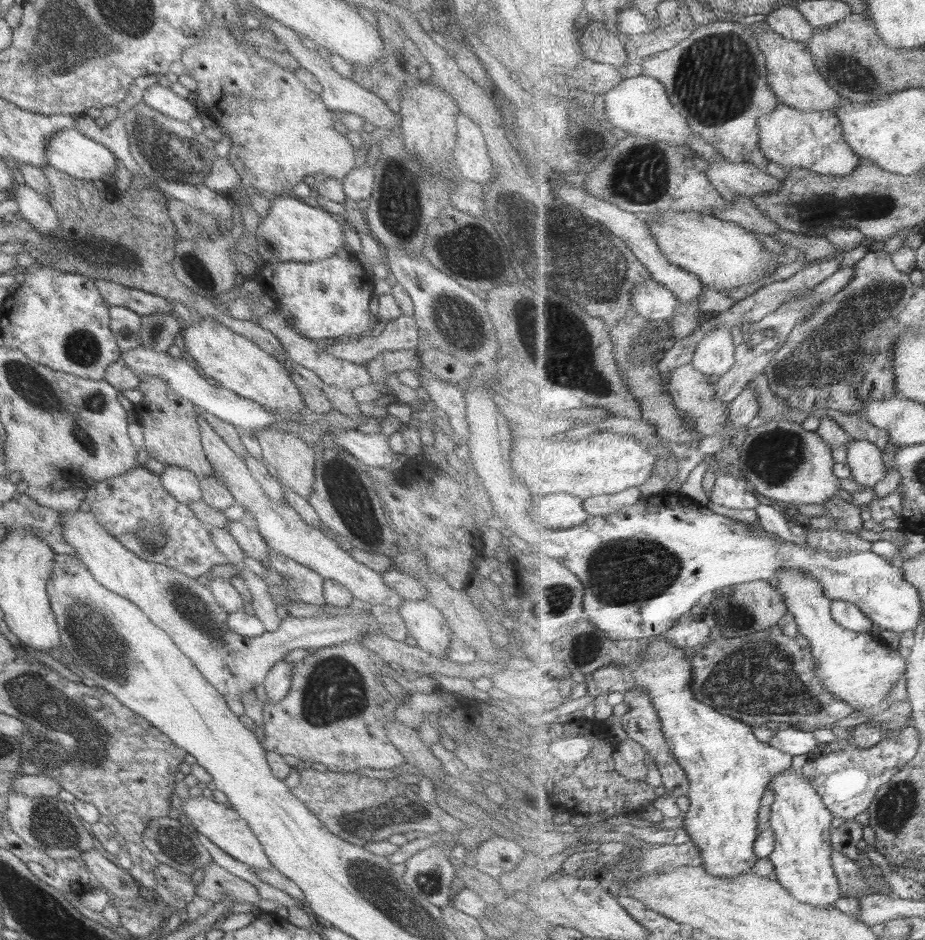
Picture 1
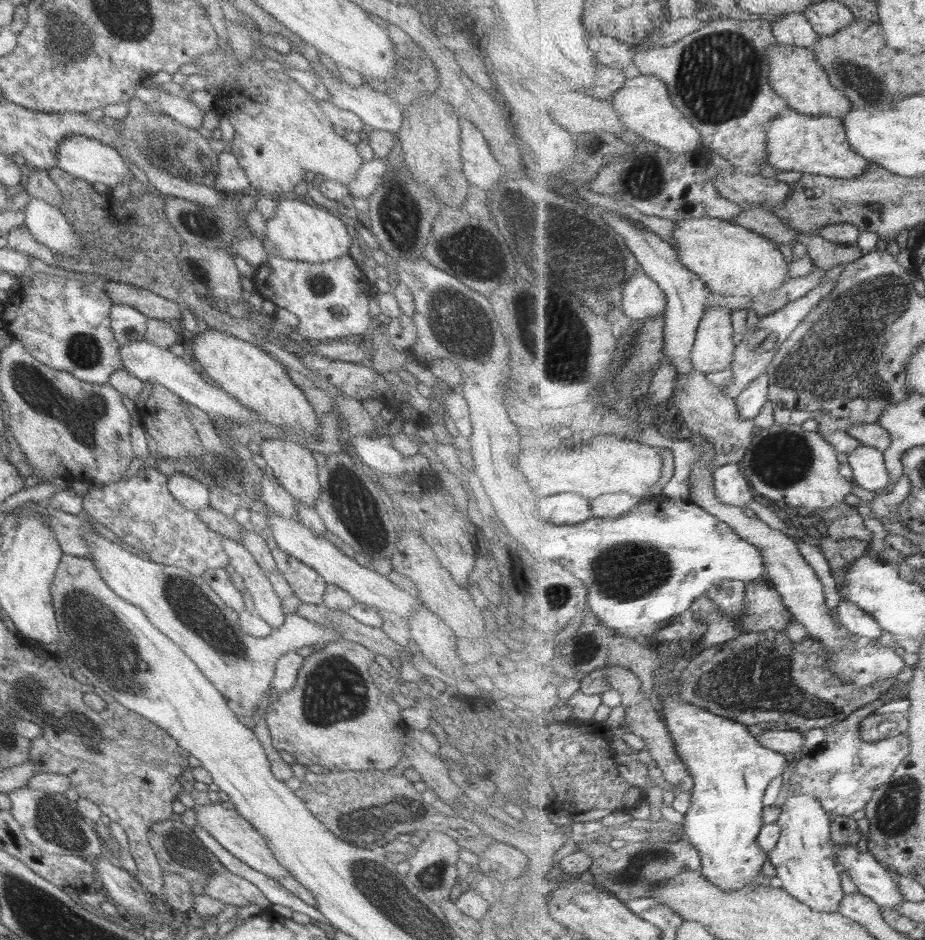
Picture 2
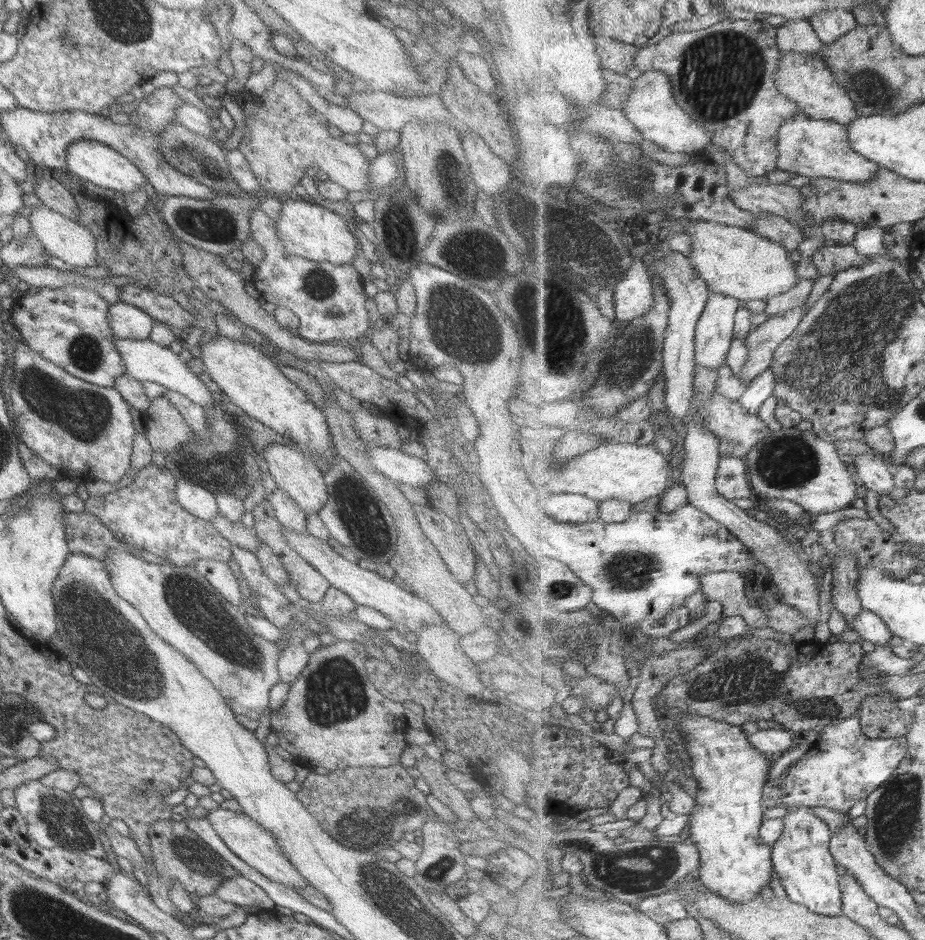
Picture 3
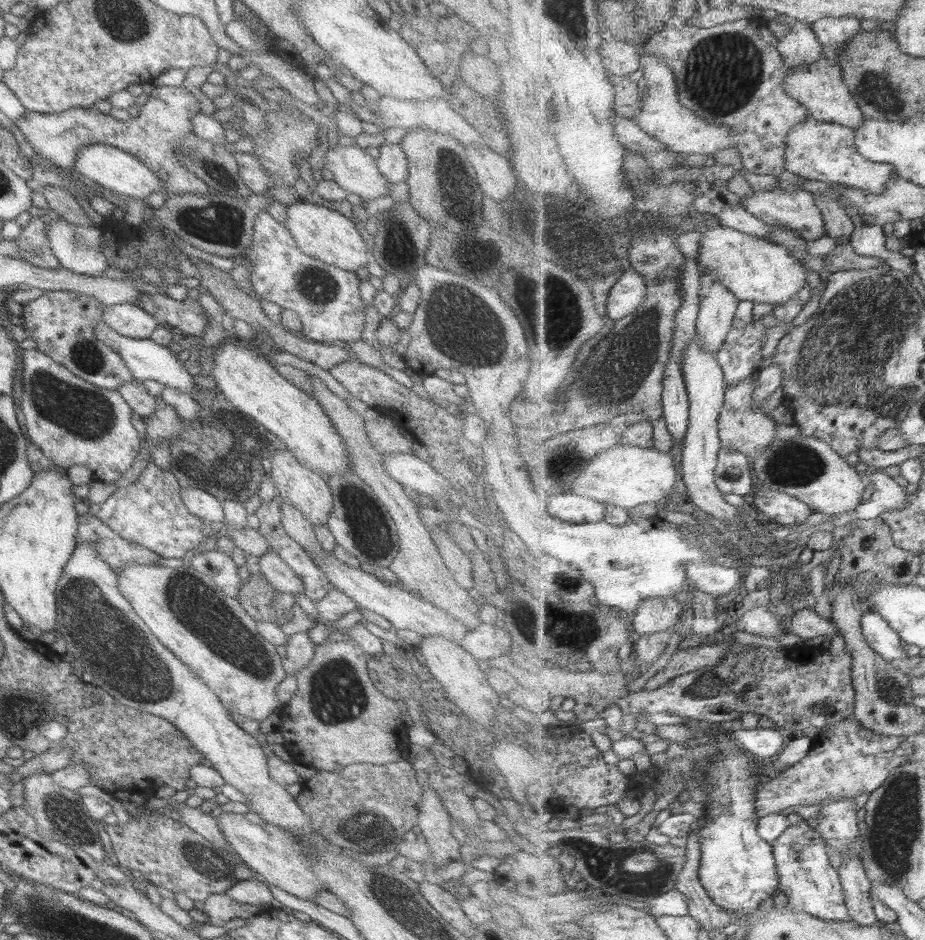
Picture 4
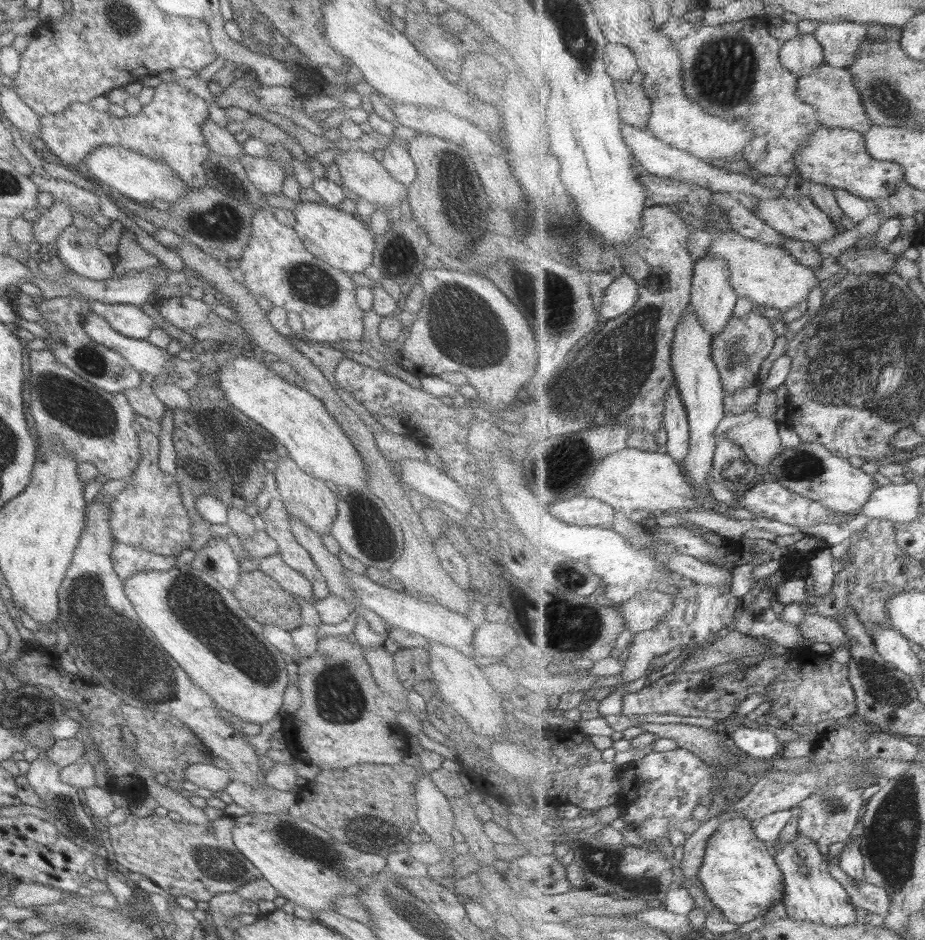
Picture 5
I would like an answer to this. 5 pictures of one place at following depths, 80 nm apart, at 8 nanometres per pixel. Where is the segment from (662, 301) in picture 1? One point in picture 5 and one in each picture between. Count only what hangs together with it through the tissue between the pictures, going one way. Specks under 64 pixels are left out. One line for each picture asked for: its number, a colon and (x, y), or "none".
2: (642, 298)
3: (633, 296)
4: (629, 292)
5: (621, 295)

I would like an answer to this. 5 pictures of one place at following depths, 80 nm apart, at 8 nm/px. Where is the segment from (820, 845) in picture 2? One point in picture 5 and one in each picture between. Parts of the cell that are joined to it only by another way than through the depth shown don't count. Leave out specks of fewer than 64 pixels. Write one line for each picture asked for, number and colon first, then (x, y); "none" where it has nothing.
3: (802, 858)
4: (811, 884)
5: (811, 893)

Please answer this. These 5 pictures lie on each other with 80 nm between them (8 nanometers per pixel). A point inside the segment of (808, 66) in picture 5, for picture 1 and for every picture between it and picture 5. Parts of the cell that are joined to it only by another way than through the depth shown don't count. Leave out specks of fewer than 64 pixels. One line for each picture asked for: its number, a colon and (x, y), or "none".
1: (788, 21)
2: (794, 29)
3: (794, 36)
4: (800, 45)

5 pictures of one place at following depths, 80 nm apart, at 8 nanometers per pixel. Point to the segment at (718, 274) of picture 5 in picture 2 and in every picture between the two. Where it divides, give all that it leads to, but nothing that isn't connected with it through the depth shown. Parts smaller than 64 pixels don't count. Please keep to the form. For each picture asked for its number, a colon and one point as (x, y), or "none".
2: (714, 350)
3: (714, 333)
4: (718, 305)

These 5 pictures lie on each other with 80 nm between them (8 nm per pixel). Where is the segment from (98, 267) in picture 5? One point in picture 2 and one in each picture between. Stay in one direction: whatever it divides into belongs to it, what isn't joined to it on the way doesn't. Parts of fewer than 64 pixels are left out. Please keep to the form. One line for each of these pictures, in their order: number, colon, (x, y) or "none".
2: (47, 226)
3: (75, 245)
4: (76, 248)

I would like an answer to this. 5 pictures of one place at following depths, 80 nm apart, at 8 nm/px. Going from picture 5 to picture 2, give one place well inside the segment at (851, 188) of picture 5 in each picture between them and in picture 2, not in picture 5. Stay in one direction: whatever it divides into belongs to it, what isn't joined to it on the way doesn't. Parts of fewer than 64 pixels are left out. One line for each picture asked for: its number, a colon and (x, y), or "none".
2: (807, 144)
3: (815, 148)
4: (824, 151)

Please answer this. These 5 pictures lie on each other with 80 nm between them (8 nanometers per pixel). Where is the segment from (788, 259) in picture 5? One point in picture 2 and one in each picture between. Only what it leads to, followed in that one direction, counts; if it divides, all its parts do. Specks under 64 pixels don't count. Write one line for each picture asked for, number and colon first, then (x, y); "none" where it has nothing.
2: (734, 261)
3: (735, 261)
4: (755, 269)

